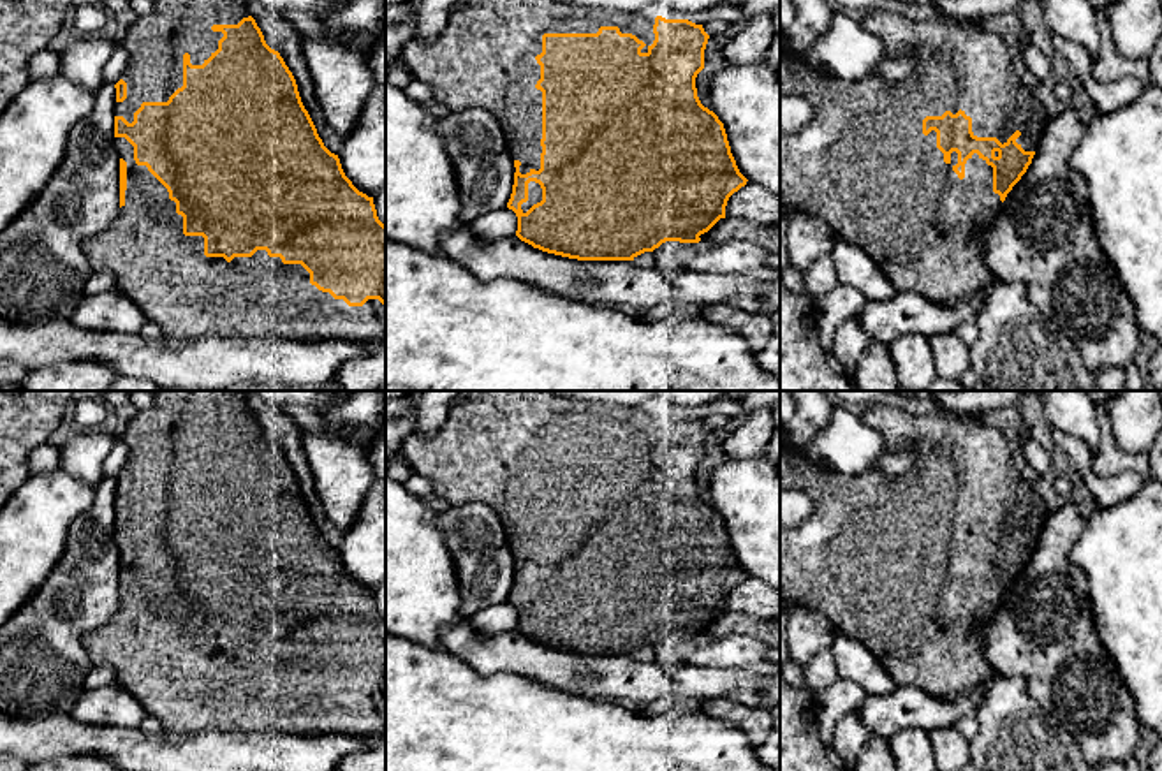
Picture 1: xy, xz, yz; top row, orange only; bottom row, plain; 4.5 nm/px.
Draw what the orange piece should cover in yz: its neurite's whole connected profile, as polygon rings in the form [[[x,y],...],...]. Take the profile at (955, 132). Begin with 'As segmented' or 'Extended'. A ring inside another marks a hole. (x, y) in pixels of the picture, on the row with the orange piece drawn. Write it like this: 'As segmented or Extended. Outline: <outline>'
Extended. Outline: [[[872,11],[857,18],[861,26],[877,35],[884,44],[884,56],[910,56],[914,65],[898,83],[886,83],[875,70],[859,81],[845,81],[810,67],[803,56],[780,49],[780,95],[799,95],[812,106],[810,123],[796,134],[780,128],[780,194],[794,211],[805,211],[827,222],[836,239],[863,248],[891,280],[896,292],[917,292],[921,297],[937,305],[954,306],[963,299],[988,289],[993,283],[993,273],[986,266],[984,245],[991,224],[997,220],[1002,202],[1012,187],[1026,173],[1039,148],[1044,128],[1049,121],[1046,109],[1032,90],[1018,77],[1009,49],[1004,39],[982,28],[981,21],[961,25],[949,19],[914,21],[889,11]]]

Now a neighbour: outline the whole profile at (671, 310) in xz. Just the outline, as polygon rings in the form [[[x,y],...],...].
[[[666,303],[653,308],[646,308],[643,320],[660,320],[660,319],[690,319],[701,317],[702,308],[694,305]]]

